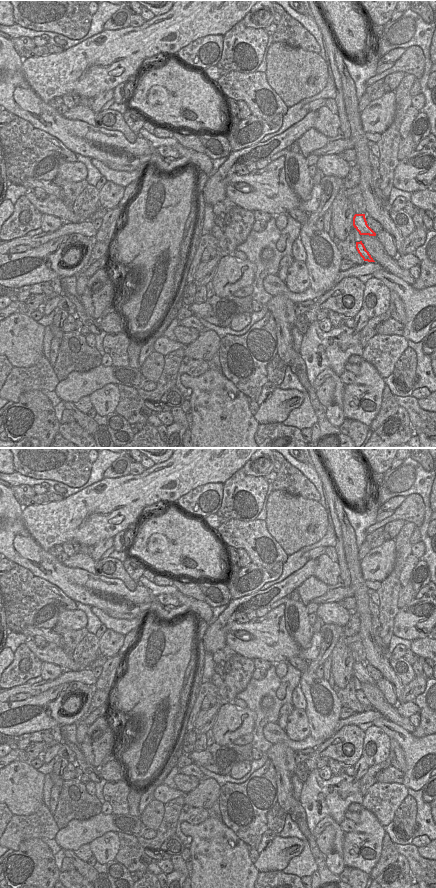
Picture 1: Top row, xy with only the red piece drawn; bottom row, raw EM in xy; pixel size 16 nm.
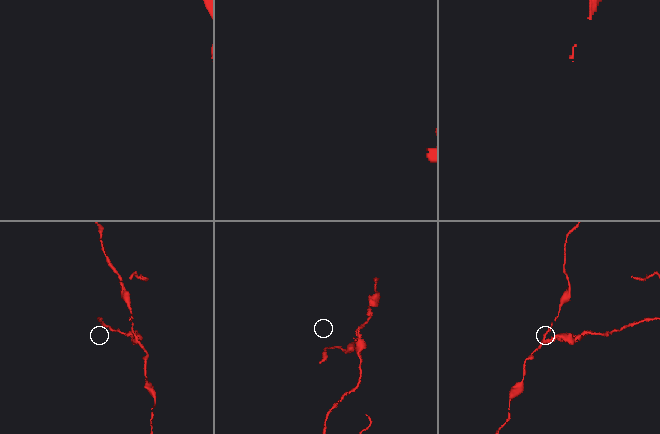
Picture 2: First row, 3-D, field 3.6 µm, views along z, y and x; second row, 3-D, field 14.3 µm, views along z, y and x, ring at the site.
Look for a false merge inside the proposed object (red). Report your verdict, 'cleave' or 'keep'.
cleave

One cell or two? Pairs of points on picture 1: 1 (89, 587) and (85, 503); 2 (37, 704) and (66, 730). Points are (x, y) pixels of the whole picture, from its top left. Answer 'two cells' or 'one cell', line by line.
1: two cells
2: two cells

